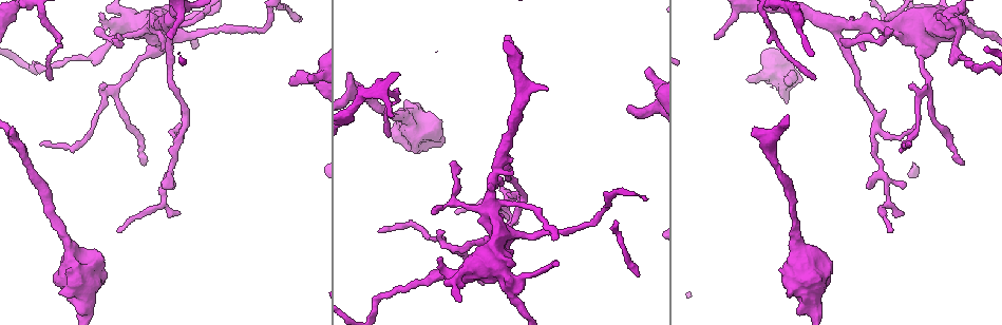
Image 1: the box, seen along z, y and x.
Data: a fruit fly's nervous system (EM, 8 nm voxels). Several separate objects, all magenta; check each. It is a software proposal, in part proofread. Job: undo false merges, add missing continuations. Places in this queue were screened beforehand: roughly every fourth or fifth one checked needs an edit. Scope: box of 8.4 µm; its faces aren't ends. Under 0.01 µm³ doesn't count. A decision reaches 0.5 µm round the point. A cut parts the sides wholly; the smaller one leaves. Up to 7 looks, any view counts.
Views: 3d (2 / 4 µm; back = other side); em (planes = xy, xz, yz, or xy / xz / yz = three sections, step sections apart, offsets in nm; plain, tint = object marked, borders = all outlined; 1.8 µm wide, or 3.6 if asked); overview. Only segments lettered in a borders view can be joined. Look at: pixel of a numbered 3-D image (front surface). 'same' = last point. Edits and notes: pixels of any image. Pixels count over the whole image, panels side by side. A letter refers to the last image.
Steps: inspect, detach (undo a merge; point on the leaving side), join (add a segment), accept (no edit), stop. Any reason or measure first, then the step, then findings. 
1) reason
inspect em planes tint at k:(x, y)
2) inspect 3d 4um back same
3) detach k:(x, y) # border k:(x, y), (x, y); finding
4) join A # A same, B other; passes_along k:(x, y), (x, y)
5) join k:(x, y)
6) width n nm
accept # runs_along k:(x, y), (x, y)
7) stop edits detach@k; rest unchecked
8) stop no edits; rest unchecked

branch stops here
inspect em xy step 16 borders at 1:(630, 105)

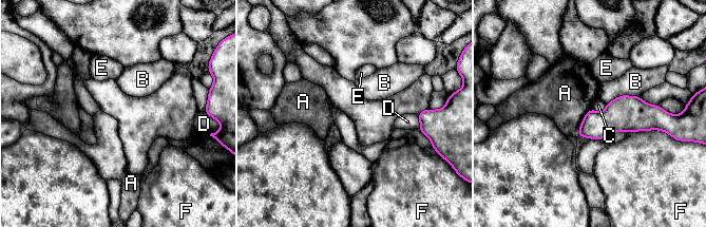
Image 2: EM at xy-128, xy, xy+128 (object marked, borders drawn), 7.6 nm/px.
inspect em planes borders same

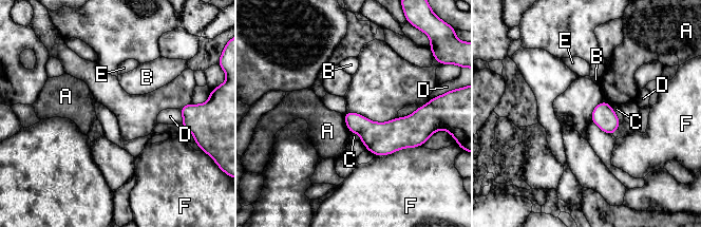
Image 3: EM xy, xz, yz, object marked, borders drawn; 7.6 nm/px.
longest_contact F 260 nm
accept # A other, B other, C other, D other, E other, F other; border 3:(343, 114), (345, 125), (351, 132); none of them fits

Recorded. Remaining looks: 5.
an open end
inspect 3d 4um at 1:(813, 79)

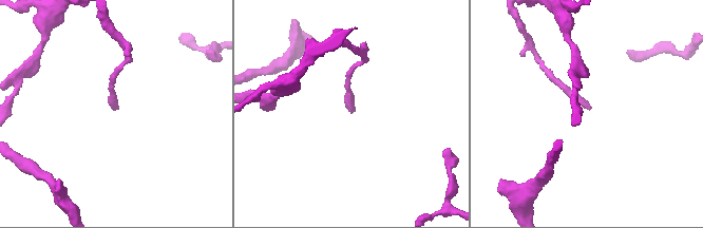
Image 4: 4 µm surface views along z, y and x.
shape alone is not enough
inspect em planes tint at 4:(115, 109)

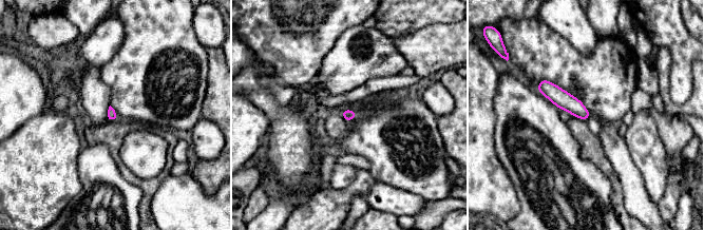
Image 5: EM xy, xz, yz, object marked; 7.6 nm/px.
inspect em planes borders same

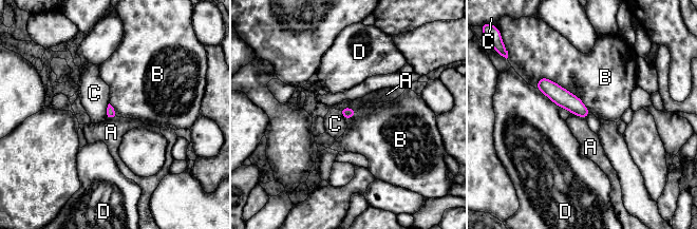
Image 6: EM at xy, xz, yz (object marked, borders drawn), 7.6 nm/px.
accept # A other, B other, C other, D other; border 6:(339, 110), (352, 108), (356, 112); none of them fits

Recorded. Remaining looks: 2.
inspect em 3.6um planes tint at 1:(957, 26)

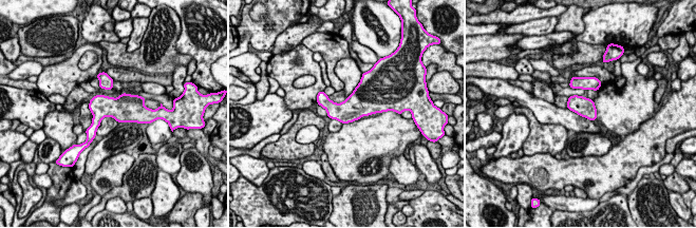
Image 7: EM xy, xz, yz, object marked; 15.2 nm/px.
what lies round it
inspect em 3.6um planes borders same

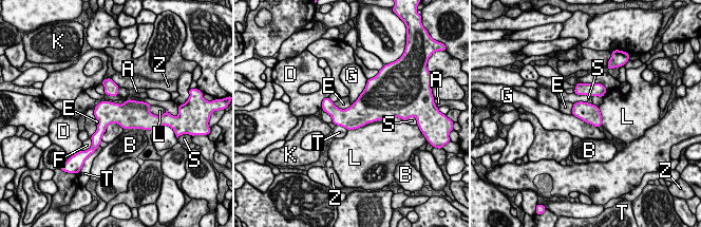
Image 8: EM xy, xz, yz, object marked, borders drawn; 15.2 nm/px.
accept # A other, B other, D other, E other, F other, G other, K other, L other, S other, T other, Z other; border 8:(124, 128), (109, 124), (100, 139); all the same neuron

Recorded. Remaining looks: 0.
stop no edits; rest unchecked

